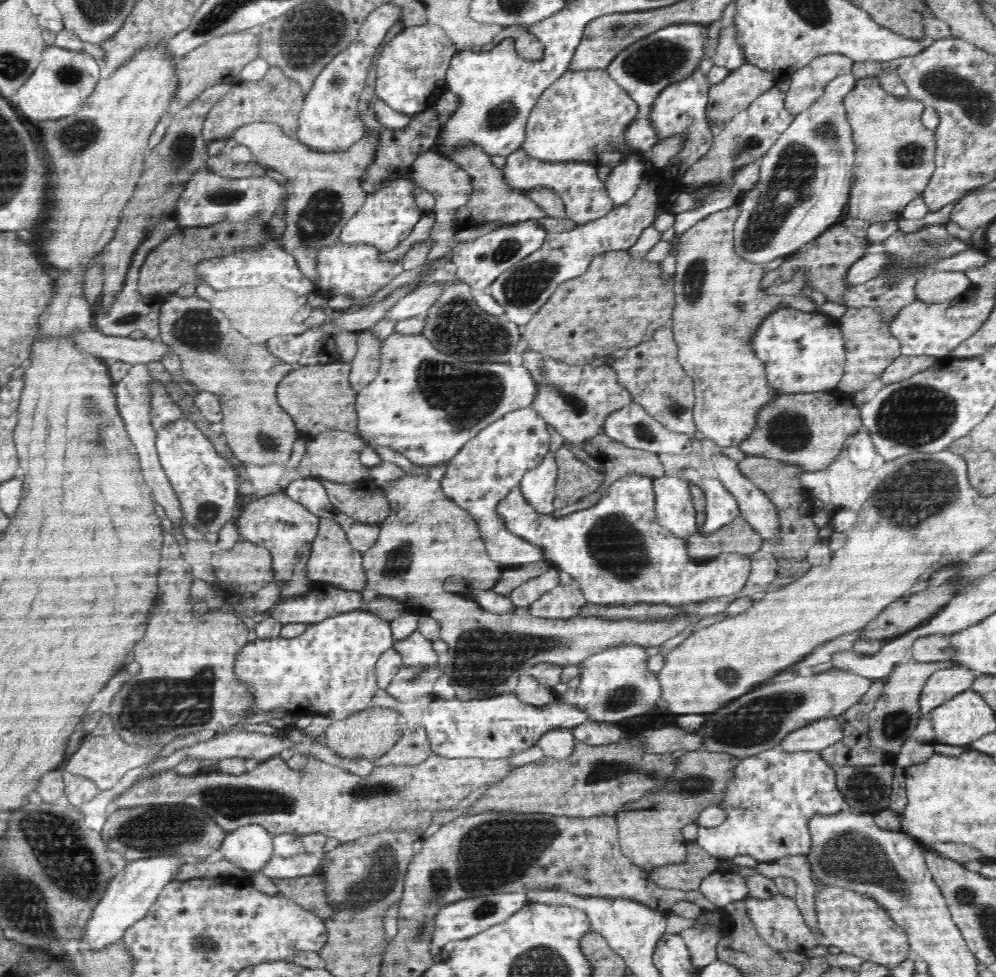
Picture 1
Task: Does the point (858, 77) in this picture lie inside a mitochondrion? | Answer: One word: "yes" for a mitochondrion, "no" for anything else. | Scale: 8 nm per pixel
no

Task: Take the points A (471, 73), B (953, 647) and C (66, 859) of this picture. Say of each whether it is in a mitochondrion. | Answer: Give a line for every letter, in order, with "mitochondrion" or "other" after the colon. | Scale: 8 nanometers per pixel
A: other
B: other
C: mitochondrion

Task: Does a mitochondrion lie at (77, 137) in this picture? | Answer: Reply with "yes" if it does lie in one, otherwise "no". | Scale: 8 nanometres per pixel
yes

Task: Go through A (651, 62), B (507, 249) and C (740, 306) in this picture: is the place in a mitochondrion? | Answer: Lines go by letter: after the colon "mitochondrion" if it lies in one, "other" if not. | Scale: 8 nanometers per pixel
A: mitochondrion
B: mitochondrion
C: mitochondrion

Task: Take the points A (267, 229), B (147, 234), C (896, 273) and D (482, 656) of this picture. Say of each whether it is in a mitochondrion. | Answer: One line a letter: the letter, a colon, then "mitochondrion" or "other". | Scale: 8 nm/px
A: other
B: other
C: mitochondrion
D: mitochondrion

